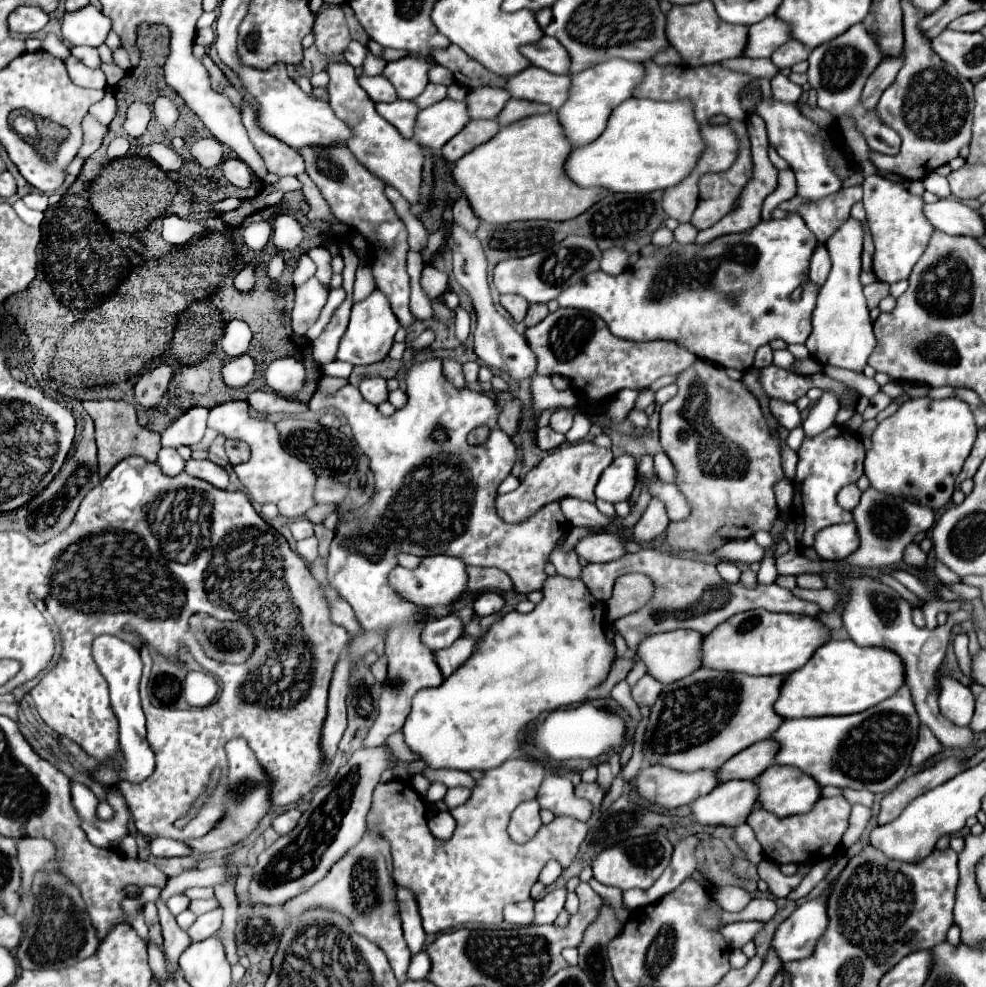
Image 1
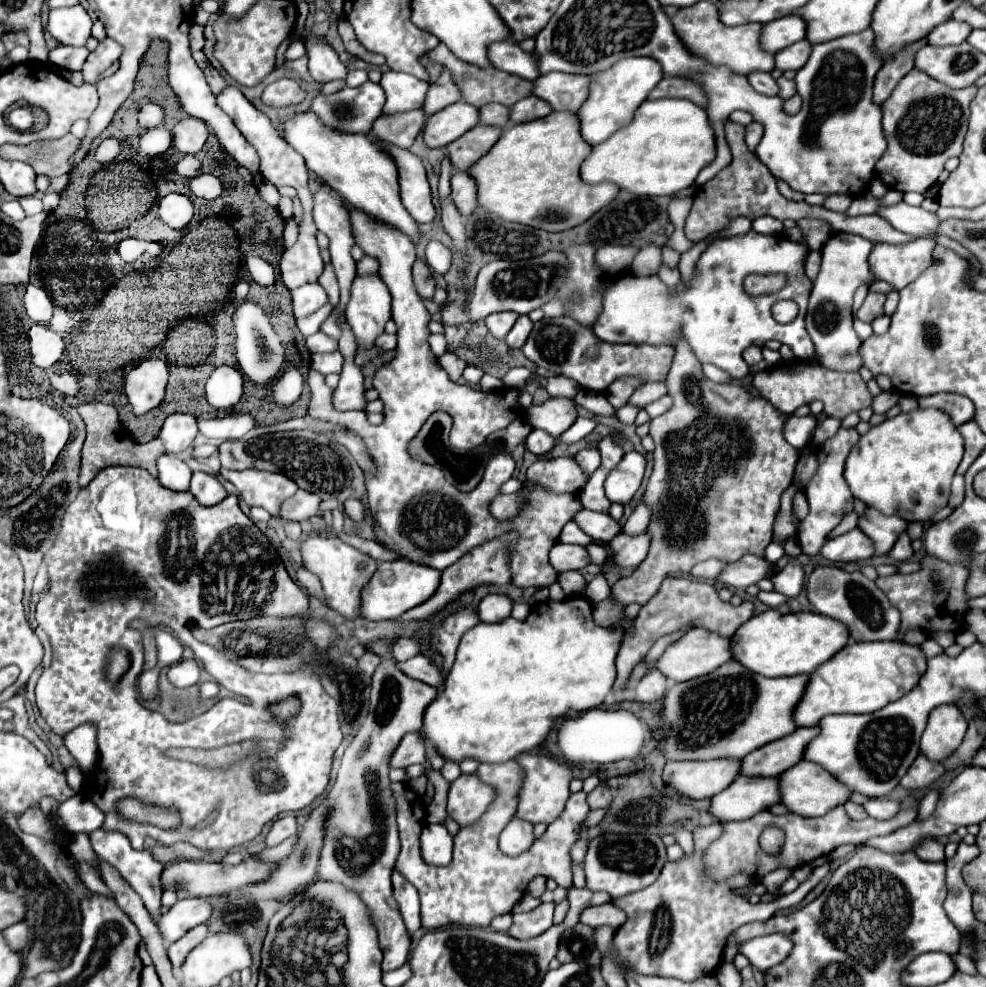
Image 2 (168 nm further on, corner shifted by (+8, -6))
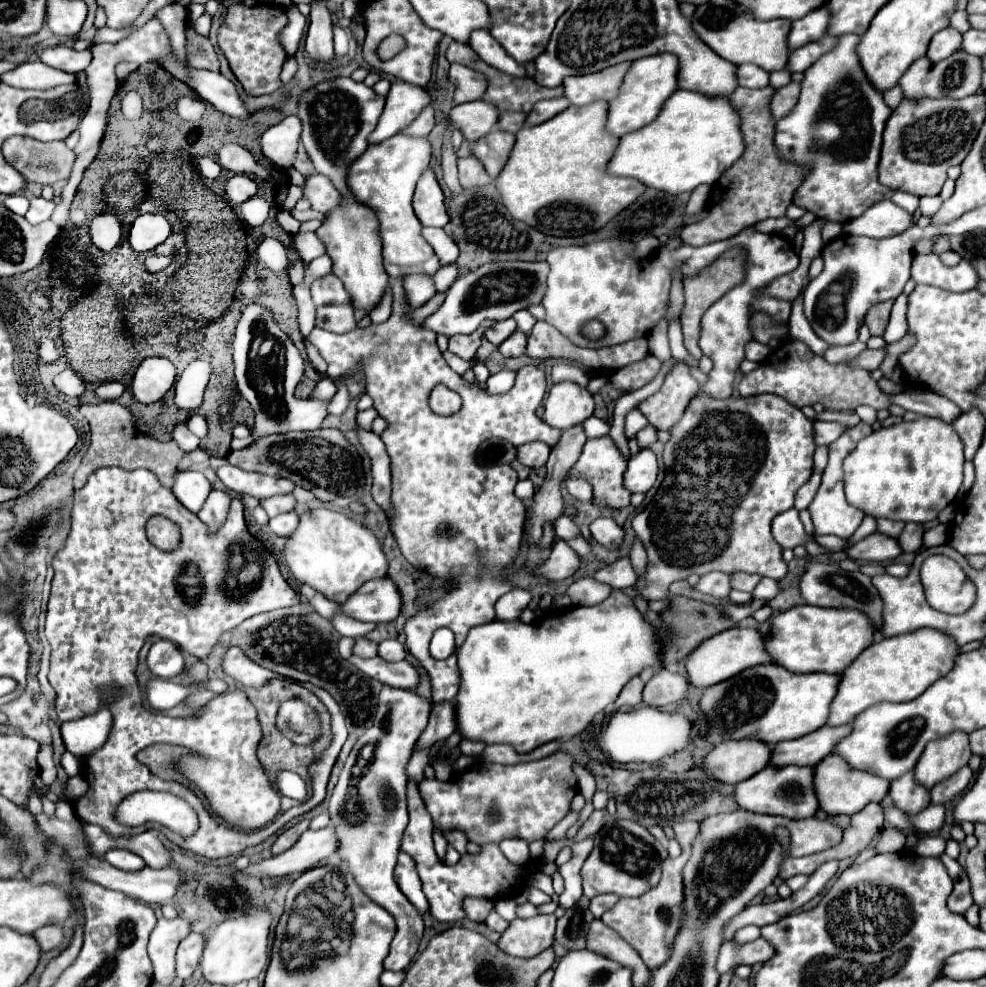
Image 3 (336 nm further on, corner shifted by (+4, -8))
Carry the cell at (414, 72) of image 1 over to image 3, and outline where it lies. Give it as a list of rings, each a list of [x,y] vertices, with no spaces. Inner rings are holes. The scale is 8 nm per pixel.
[[[394,81],[386,97],[384,113],[380,115],[376,129],[368,135],[368,145],[382,143],[384,139],[402,133],[428,103],[430,93],[426,89],[404,81]]]

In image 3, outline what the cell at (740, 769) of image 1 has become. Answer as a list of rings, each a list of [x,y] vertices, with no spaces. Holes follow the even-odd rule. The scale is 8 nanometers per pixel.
[[[824,725],[818,731],[808,733],[804,737],[798,737],[792,741],[780,741],[772,751],[772,765],[776,767],[816,765],[820,763],[820,759],[830,755],[836,743],[840,743],[840,739],[850,735],[850,731],[852,731],[850,725],[844,725],[844,727]]]

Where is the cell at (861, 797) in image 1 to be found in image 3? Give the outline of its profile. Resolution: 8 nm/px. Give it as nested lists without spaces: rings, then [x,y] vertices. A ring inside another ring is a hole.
[[[928,805],[924,811],[920,811],[918,815],[914,817],[908,817],[918,833],[932,833],[932,831],[938,831],[942,825],[944,825],[944,807],[942,805]]]

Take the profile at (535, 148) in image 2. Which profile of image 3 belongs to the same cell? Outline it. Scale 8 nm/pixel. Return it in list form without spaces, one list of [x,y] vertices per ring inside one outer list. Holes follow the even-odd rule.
[[[596,101],[586,107],[572,105],[550,121],[536,127],[526,125],[516,133],[516,145],[512,149],[512,155],[502,173],[496,177],[496,187],[502,193],[504,207],[514,219],[524,221],[526,225],[546,235],[582,237],[590,231],[598,231],[600,227],[604,227],[620,211],[624,211],[624,207],[632,205],[646,191],[640,181],[630,177],[614,177],[606,171],[606,165],[612,159],[620,139],[604,131],[604,115],[608,115],[606,101]]]

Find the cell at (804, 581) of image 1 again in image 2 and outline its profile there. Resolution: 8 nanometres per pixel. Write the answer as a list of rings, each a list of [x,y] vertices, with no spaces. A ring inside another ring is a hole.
[[[790,557],[786,567],[772,577],[774,591],[786,595],[786,597],[798,597],[804,587],[804,569],[802,563],[796,557]]]

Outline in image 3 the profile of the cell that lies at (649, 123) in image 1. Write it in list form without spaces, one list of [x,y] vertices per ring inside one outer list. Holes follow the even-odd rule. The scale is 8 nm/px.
[[[678,89],[652,123],[620,139],[608,163],[608,171],[620,177],[634,177],[646,187],[678,195],[694,191],[702,183],[714,185],[726,169],[740,159],[744,149],[740,113],[730,97],[706,97],[696,91]]]

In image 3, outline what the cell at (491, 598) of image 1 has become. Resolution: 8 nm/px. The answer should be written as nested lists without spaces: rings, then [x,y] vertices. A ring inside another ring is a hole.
[[[512,589],[510,593],[506,593],[504,597],[498,599],[498,603],[496,603],[496,619],[500,619],[500,621],[518,619],[520,613],[528,607],[530,599],[532,599],[530,591]]]

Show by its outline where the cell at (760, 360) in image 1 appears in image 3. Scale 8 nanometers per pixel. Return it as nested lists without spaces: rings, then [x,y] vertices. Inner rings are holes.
[[[750,341],[746,345],[746,359],[750,359],[750,361],[762,363],[768,355],[770,355],[770,347],[768,345],[762,345],[762,343],[756,343],[756,341]]]

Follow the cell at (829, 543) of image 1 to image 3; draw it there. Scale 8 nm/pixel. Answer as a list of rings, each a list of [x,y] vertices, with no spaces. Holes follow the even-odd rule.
[[[872,533],[866,539],[858,541],[852,549],[846,551],[850,559],[854,561],[874,561],[874,563],[886,563],[894,561],[902,551],[898,539],[892,539],[888,535]]]

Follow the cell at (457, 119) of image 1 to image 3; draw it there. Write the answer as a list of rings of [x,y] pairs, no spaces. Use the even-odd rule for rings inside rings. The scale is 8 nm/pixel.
[[[482,99],[456,105],[450,113],[450,119],[454,121],[454,125],[462,131],[462,135],[470,143],[488,135],[496,127],[498,117],[500,117],[500,111],[496,111],[496,105]]]

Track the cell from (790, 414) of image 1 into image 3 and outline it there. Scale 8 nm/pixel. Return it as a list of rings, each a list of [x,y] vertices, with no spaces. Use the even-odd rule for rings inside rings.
[[[816,421],[814,423],[814,431],[816,431],[816,443],[818,445],[830,445],[832,441],[836,441],[844,431],[846,425],[842,423],[826,423],[826,421]]]

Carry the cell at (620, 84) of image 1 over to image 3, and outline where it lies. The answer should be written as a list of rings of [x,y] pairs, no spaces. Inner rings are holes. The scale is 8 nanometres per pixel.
[[[660,53],[652,57],[642,57],[632,63],[630,71],[624,77],[624,83],[620,87],[620,93],[616,99],[610,101],[608,109],[608,123],[606,129],[622,137],[626,133],[632,133],[656,119],[666,99],[678,89],[678,59],[672,53]]]

